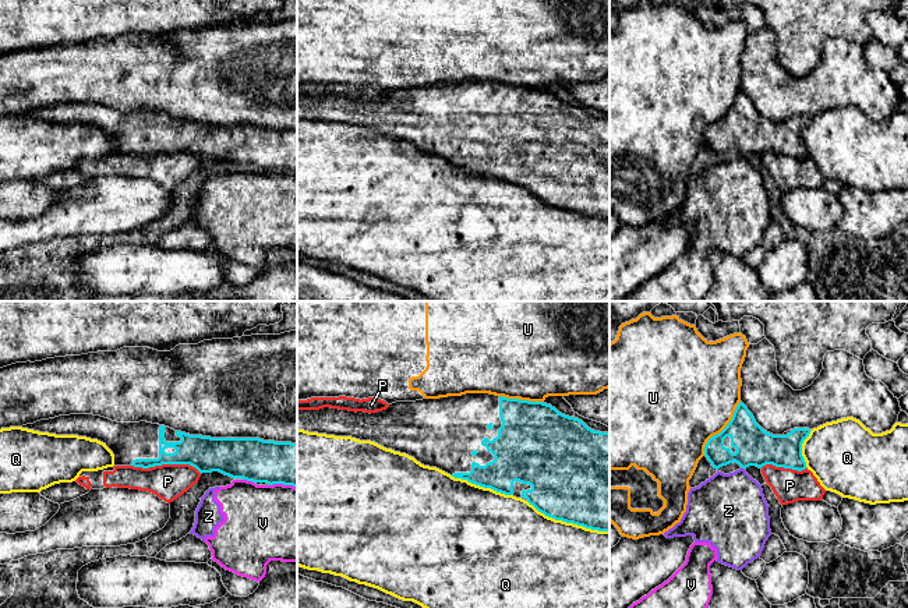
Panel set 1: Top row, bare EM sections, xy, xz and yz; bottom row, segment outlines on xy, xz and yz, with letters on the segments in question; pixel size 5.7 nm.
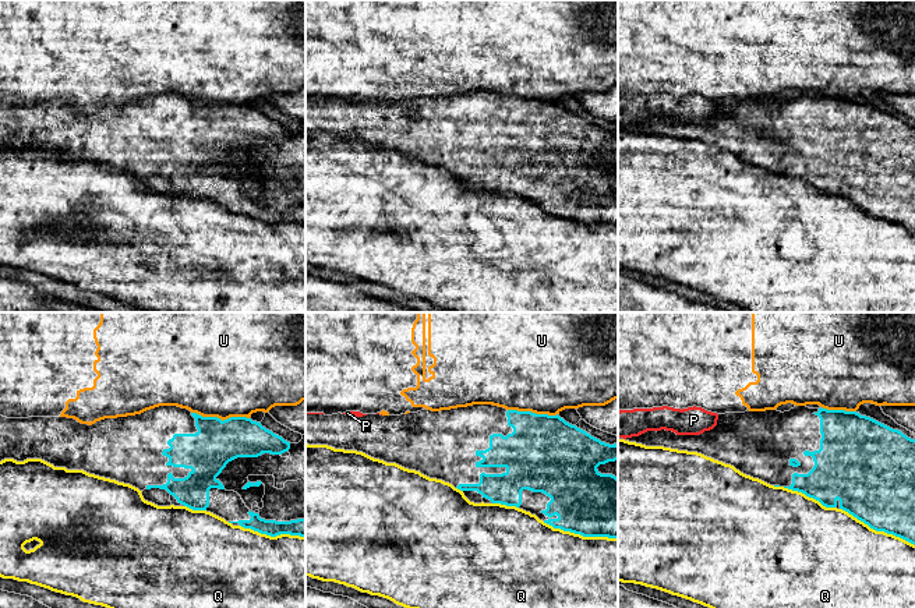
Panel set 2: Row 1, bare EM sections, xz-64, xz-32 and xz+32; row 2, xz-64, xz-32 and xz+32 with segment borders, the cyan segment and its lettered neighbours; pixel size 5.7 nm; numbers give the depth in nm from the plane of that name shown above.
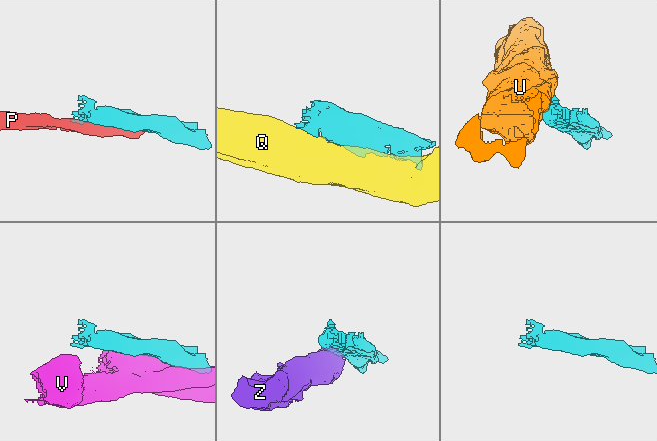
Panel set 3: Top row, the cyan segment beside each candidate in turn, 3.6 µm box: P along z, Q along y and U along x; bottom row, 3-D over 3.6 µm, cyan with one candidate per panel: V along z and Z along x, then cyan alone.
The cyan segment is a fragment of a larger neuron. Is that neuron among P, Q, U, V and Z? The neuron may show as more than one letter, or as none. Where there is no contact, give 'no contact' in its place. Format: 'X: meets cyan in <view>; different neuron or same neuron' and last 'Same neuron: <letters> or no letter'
P: meets cyan in xy; different neuron
Q: meets cyan in xz; different neuron
U: meets cyan in yz; different neuron
V: meets cyan in xy; different neuron
Z: meets cyan in yz; different neuron
Same neuron: no letter

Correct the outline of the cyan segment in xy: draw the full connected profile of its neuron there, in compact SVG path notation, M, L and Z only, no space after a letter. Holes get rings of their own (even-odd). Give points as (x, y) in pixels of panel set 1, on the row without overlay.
M93 102L59 103L22 116L98 127L113 139L114 153L190 152L201 162L219 159L297 176L297 131L292 130L190 123L146 109L117 110Z

